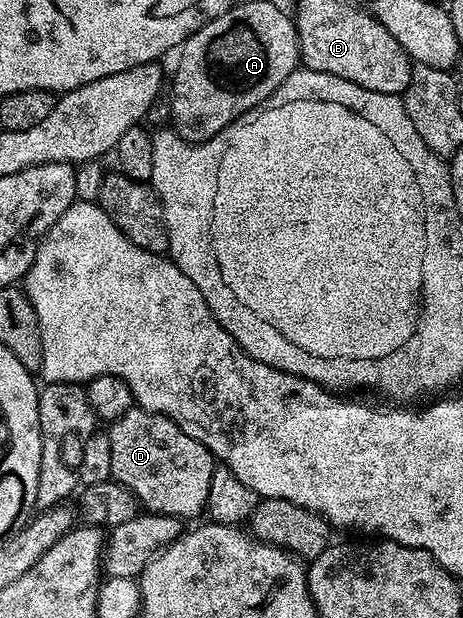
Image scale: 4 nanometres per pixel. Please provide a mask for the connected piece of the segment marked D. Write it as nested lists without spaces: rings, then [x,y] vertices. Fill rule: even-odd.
[[[132,407],[128,414],[113,421],[108,428],[112,442],[112,470],[110,475],[117,484],[128,489],[146,512],[158,512],[162,516],[202,516],[208,502],[208,485],[216,467],[214,455],[196,438],[184,434],[176,422],[159,412],[145,412],[140,407]]]

